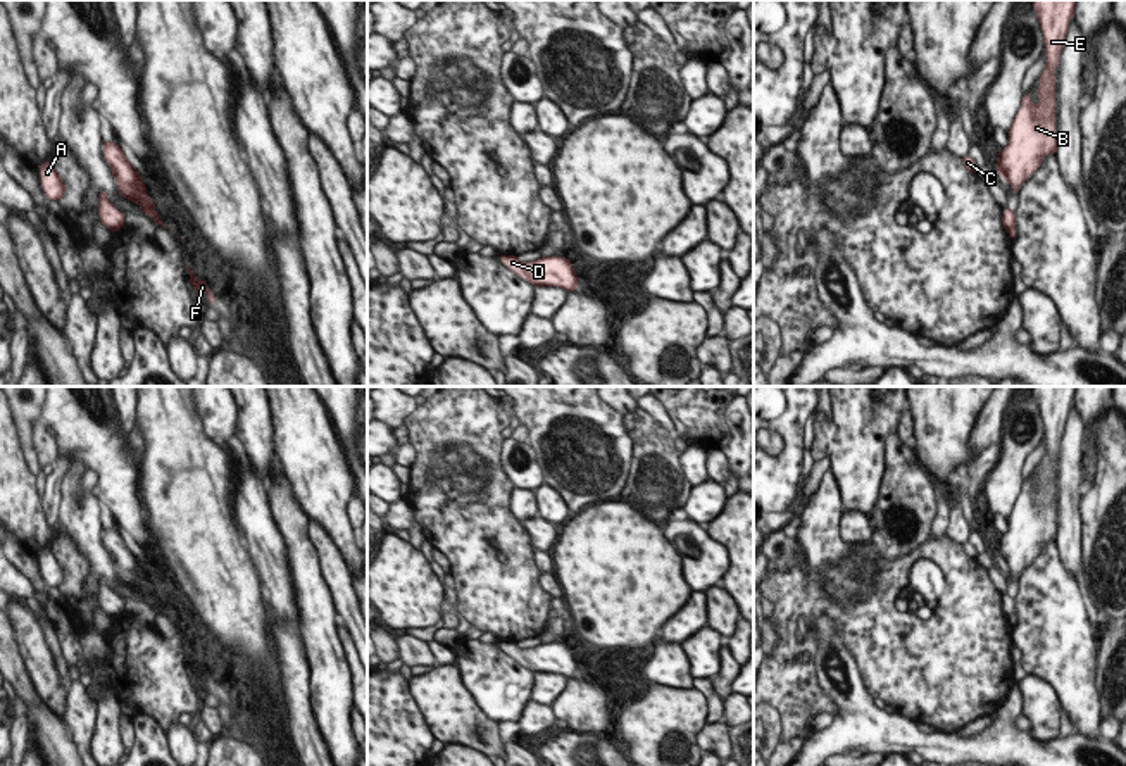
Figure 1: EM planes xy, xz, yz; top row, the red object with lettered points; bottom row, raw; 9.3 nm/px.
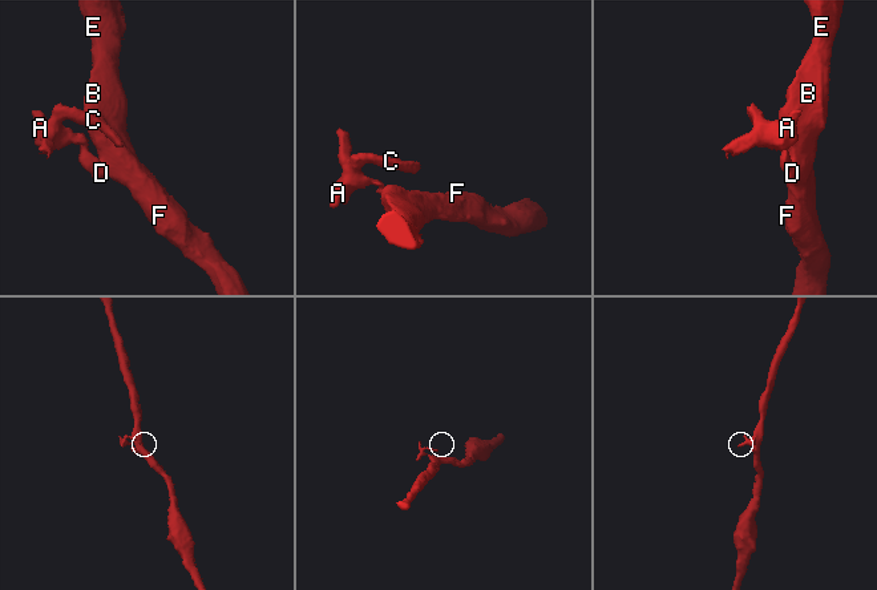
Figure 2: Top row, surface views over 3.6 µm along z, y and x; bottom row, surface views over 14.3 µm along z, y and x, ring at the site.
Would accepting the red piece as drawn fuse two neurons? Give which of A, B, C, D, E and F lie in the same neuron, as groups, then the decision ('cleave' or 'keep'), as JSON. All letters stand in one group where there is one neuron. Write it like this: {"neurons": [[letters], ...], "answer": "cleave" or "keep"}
{"neurons": [["A", "C"], ["B", "D", "E", "F"]], "answer": "cleave"}

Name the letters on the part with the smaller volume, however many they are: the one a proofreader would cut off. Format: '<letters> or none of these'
A, C

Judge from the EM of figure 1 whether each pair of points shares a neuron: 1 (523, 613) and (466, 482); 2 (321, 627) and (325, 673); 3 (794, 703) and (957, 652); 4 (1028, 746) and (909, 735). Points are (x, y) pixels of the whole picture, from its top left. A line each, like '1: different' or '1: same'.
1: same
2: same
3: same
4: same

